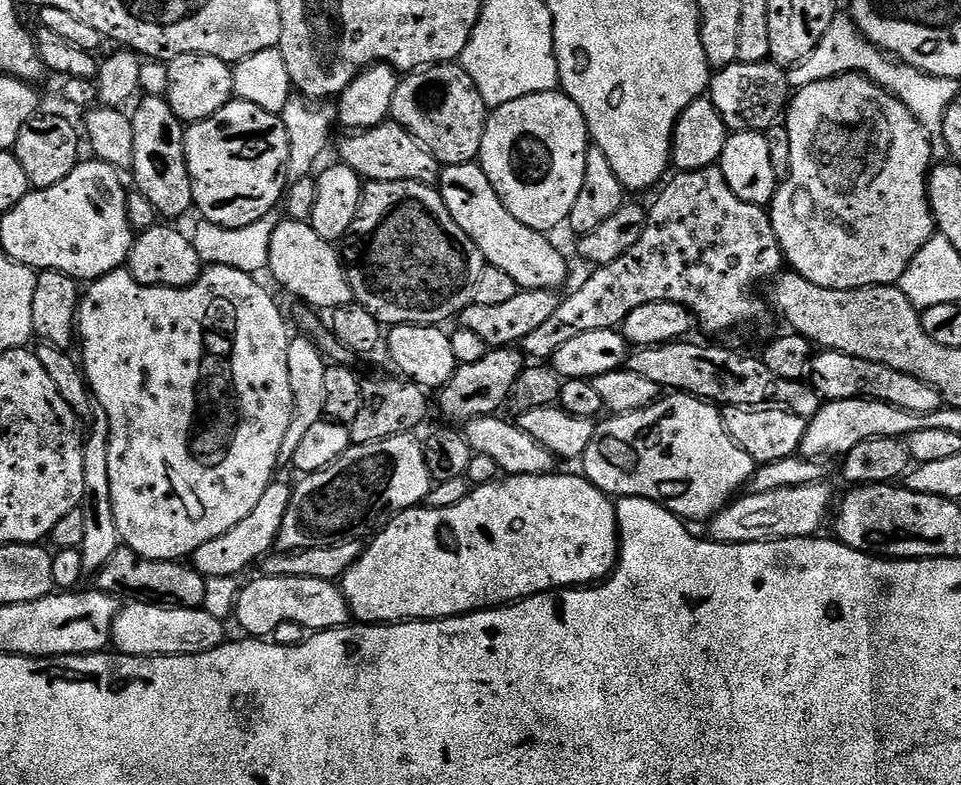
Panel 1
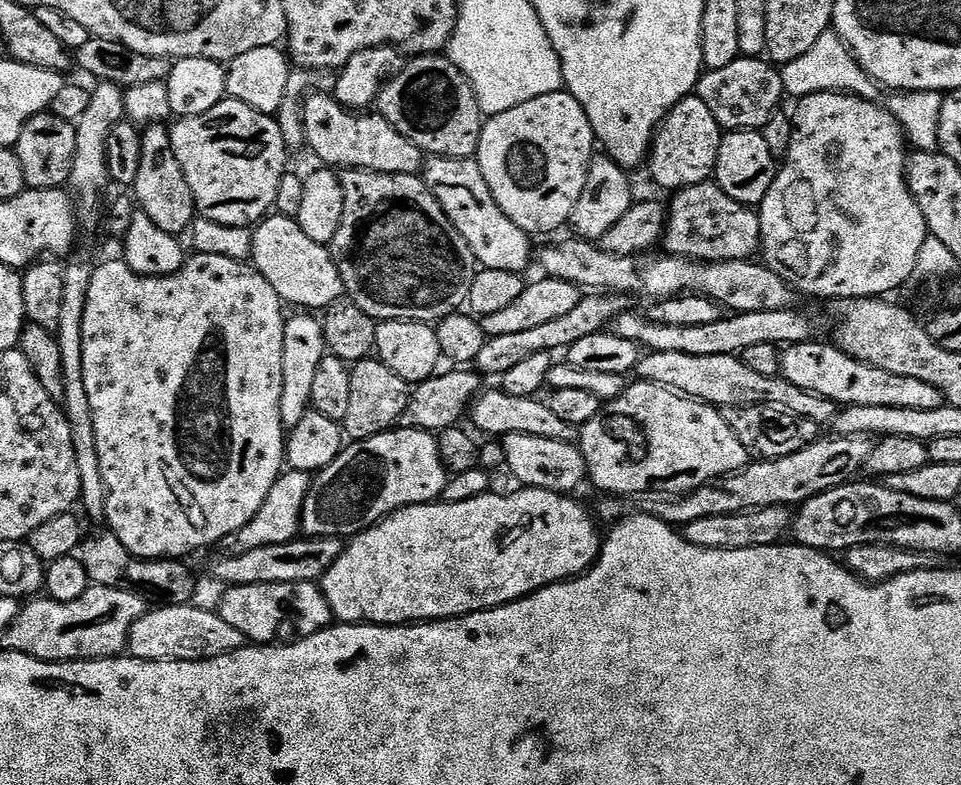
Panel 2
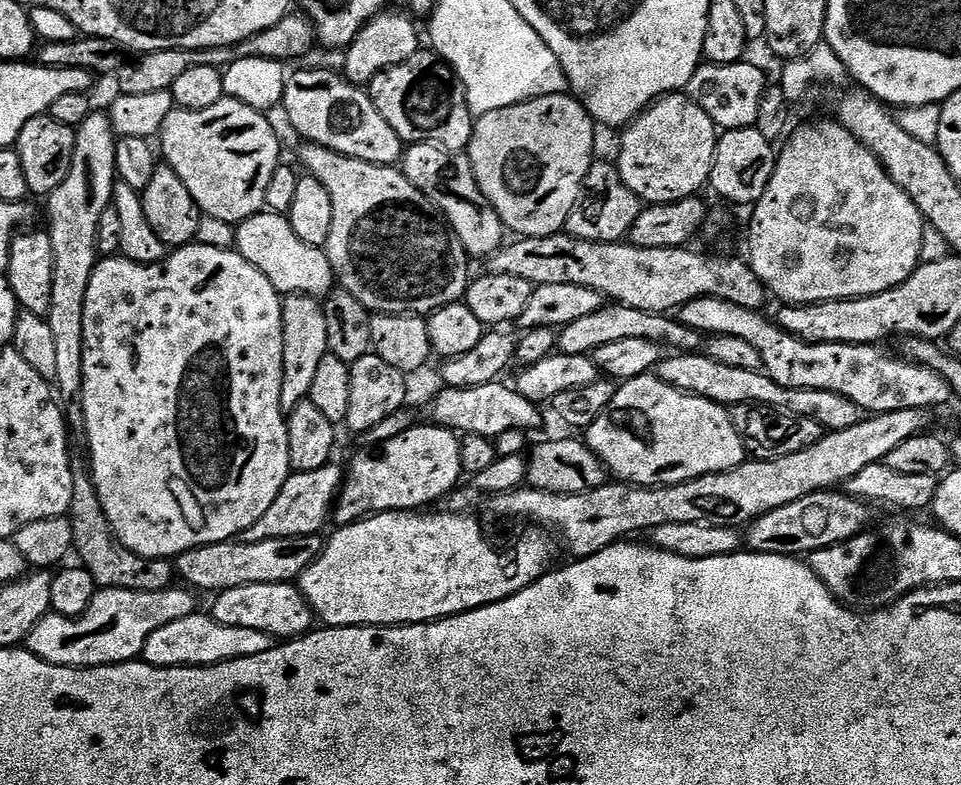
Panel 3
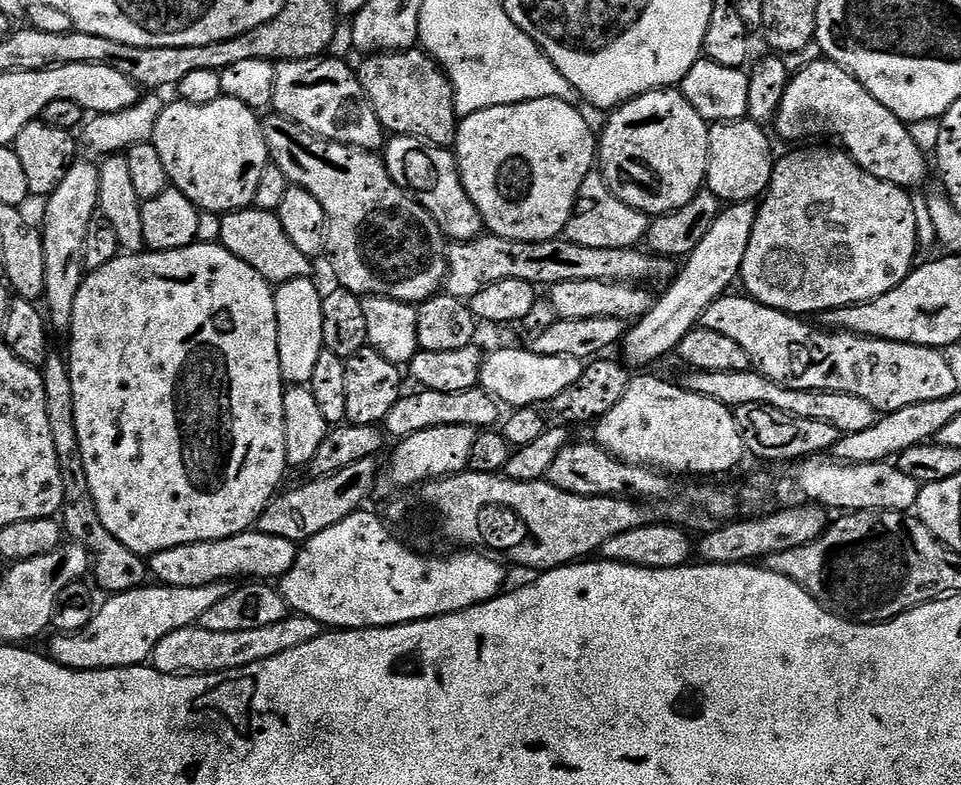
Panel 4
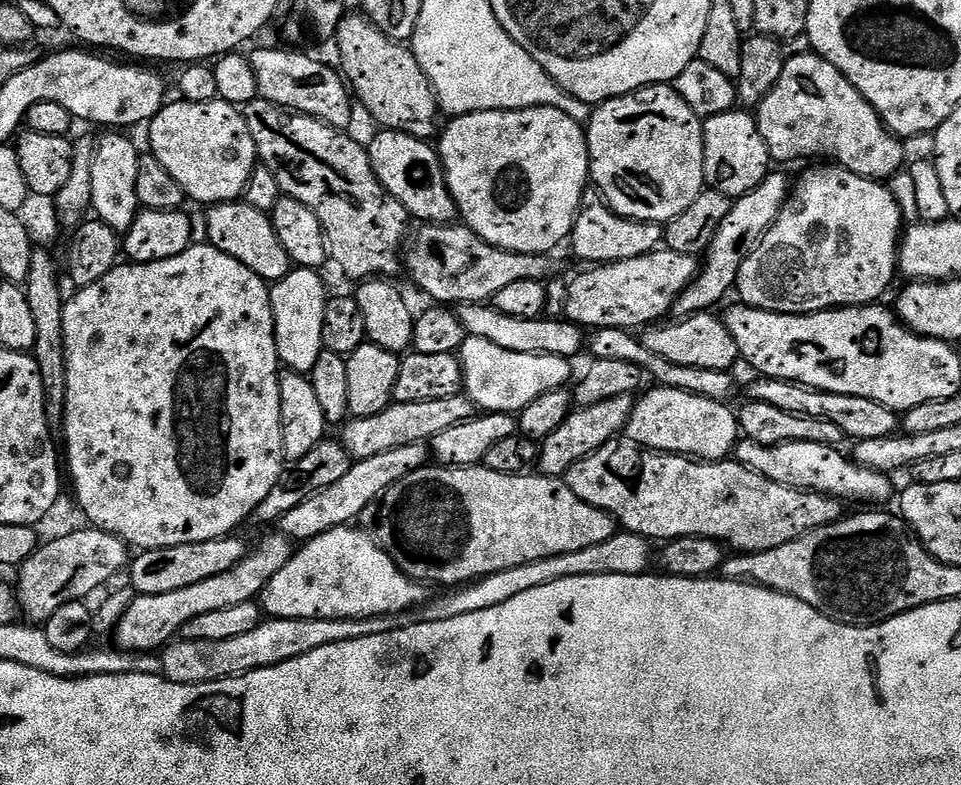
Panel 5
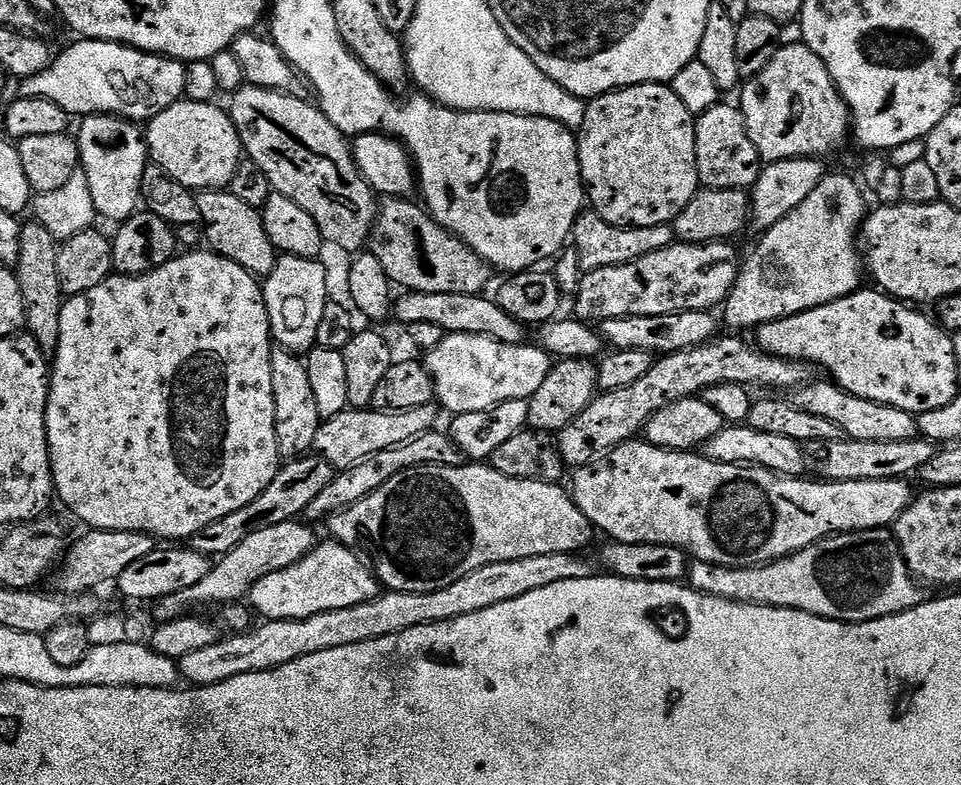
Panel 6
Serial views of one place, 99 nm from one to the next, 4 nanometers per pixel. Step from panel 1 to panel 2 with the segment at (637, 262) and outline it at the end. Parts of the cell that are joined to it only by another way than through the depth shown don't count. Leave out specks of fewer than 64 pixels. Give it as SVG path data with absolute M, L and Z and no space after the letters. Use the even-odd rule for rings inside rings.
M714 182L681 188L675 193L672 204L667 205L668 227L664 230L662 248L667 255L683 256L686 260L747 260L761 251L760 218L749 205L734 202ZM588 294L581 299L578 306L574 306L574 310L570 310L570 314L563 318L554 318L554 322L546 322L546 326L538 326L535 330L521 330L519 334L489 336L488 341L482 346L482 354L478 354L475 367L485 377L503 378L506 370L519 366L524 359L530 358L530 354L556 354L559 353L559 348L560 351L566 350L581 338L590 338L590 334L605 331L616 317L629 311L628 300L629 297L624 294Z

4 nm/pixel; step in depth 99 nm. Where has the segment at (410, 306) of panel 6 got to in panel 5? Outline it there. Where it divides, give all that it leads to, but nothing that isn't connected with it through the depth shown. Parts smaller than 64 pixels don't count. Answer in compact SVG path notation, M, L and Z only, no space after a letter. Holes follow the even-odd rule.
M487 303L461 304L458 315L468 336L484 338L502 350L514 350L514 354L550 354L576 358L586 348L585 329L564 318L510 318L510 314L502 314Z

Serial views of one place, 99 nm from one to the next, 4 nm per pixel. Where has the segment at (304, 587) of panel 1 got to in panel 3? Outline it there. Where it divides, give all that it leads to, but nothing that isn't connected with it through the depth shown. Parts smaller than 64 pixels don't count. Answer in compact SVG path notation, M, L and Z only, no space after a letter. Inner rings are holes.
M262 582L254 586L238 586L234 590L226 590L215 597L216 600L210 608L210 615L222 626L246 626L246 630L262 630L262 634L275 638L280 642L287 642L305 632L313 631L314 613L307 598L300 593L295 583L275 584L274 582Z

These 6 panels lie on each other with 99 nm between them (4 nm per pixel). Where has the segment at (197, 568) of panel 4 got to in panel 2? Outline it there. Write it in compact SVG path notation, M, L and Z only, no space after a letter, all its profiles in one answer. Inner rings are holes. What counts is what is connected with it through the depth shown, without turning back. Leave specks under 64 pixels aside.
M309 536L282 542L278 546L261 546L259 550L249 550L246 554L221 555L221 560L213 566L212 572L224 586L250 586L251 584L285 584L286 582L319 582L326 570L338 562L344 552L345 541L339 536Z

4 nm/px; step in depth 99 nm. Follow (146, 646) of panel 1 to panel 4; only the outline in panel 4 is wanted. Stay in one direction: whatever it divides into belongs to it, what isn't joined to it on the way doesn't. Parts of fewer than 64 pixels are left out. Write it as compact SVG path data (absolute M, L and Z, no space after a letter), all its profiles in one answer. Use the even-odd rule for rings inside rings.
M295 614L288 615L282 622L274 622L274 626L258 626L258 630L233 630L230 634L218 634L218 630L193 626L166 634L166 638L162 638L162 642L158 642L152 651L150 664L162 674L171 676L225 672L274 658L274 654L286 654L286 650L306 646L306 642L314 642L314 638L321 635L322 625L318 621Z

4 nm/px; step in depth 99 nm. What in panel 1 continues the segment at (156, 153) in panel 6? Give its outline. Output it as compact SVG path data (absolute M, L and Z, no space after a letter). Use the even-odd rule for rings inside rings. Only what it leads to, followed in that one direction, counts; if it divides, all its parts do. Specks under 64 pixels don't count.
M233 98L218 114L187 125L184 157L192 179L195 211L218 226L238 228L258 222L281 203L286 191L286 126L280 116L258 110L245 100Z

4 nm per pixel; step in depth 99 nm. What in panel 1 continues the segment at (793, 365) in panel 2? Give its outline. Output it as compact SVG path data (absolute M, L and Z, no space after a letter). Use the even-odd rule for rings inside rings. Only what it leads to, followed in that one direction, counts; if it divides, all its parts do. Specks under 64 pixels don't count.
M817 351L808 361L806 383L825 401L861 398L881 400L907 412L917 412L923 416L928 412L938 412L945 407L944 400L938 394L938 390L934 390L934 386L930 386L910 374L890 370L890 366L866 362L862 358L854 358L841 352Z

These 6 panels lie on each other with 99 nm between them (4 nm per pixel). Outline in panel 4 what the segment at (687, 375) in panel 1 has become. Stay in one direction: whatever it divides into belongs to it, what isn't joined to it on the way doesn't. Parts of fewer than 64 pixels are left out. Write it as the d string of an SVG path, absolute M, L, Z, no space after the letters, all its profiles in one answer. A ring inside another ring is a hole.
M759 371L746 372L698 372L687 373L689 376L682 380L683 387L694 394L702 394L706 398L714 398L714 402L722 402L726 407L735 409L747 404L765 404L774 406L778 410L786 410L798 418L814 418L830 422L845 436L858 434L868 427L874 426L878 413L870 402L862 398L854 398L850 394L841 392L819 392L818 390L790 390L780 384L767 380Z

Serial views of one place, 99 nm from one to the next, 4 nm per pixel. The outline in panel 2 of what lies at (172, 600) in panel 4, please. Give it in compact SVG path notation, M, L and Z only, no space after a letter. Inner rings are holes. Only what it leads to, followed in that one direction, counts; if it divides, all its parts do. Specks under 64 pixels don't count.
M92 584L74 602L32 598L23 605L15 623L2 634L3 647L39 660L108 660L127 649L130 630L145 611L145 597L97 584Z

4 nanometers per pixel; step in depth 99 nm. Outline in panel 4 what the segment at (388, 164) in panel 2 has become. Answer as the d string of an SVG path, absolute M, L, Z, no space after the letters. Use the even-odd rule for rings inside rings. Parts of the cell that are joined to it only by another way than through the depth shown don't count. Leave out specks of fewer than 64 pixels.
M331 58L277 63L272 108L322 140L333 140L339 144L349 144L351 148L365 148L367 152L379 153L386 143L386 133L374 110L364 99L360 77L350 64Z

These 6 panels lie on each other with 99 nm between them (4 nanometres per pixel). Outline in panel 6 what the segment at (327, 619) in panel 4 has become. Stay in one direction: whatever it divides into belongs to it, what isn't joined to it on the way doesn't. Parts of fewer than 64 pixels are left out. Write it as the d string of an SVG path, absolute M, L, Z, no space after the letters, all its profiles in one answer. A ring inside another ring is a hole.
M317 543L312 552L294 562L294 566L286 566L286 570L278 570L278 574L269 574L262 582L254 582L250 593L251 611L264 616L260 618L265 621L305 620L330 610L346 610L381 595L380 581L357 553L341 544L327 543Z

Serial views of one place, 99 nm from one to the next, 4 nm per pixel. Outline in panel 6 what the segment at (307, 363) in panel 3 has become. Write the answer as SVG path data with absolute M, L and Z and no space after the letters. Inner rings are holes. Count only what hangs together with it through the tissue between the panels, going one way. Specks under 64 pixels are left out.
M281 255L277 259L274 270L269 276L263 277L262 291L268 321L272 327L272 339L283 351L307 354L316 347L318 338L318 322L322 322L322 310L330 303L328 296L328 272L320 265L319 259L307 260L297 256Z

